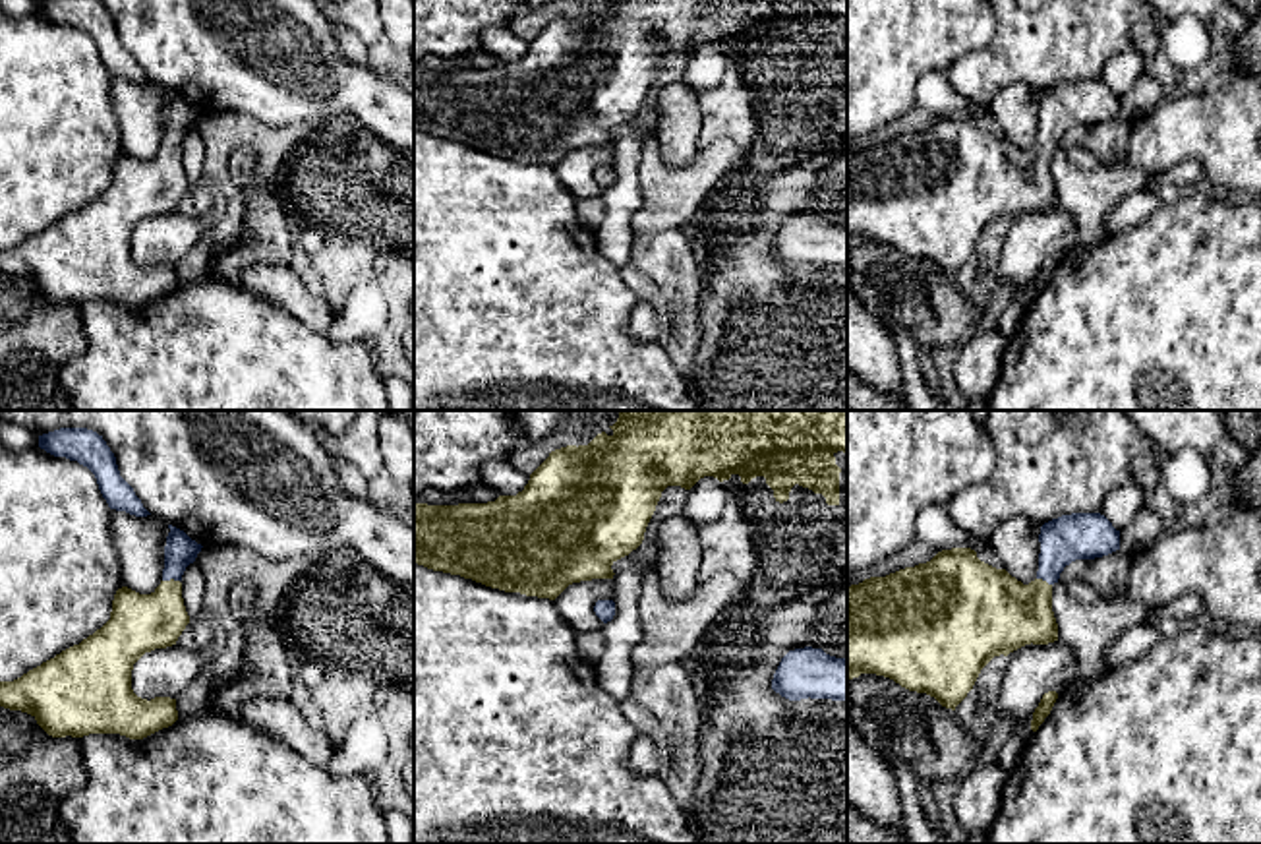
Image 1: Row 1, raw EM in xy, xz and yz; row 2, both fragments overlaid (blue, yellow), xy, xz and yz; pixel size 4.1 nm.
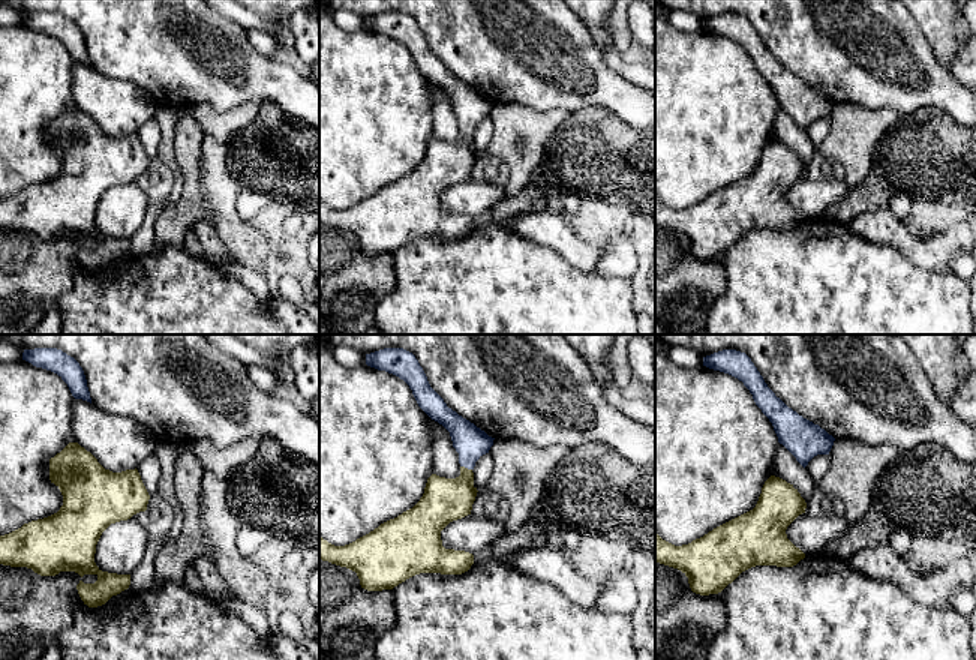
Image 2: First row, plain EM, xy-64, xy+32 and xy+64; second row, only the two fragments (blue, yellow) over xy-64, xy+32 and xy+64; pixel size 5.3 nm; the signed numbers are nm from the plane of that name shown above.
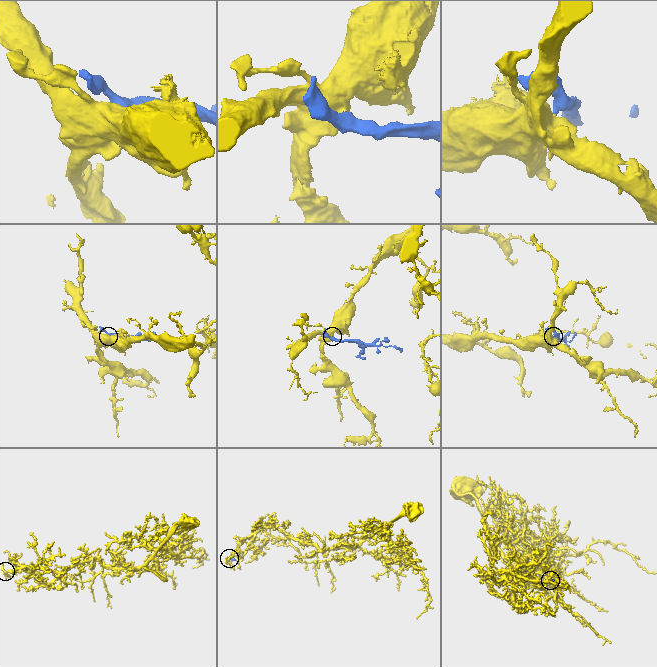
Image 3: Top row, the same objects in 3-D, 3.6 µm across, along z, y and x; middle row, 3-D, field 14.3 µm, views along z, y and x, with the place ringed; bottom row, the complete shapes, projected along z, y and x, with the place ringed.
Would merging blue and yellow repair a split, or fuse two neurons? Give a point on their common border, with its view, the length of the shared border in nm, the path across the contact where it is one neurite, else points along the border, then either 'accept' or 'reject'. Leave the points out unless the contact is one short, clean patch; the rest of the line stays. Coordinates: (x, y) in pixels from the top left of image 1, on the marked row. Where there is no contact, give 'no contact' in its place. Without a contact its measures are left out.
meets blue in xy at (171, 577); contact 70 nm long; runs through xy (180, 550), (171, 577), (169, 593), (138, 624); accept

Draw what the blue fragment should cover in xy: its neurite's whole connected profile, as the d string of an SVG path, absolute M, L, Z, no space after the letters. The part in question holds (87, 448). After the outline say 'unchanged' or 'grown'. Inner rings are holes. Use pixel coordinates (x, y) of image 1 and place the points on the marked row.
M60 428L39 436L39 447L54 457L66 457L87 467L95 474L110 509L135 517L151 515L133 488L120 476L114 453L97 432L87 428Z; unchanged

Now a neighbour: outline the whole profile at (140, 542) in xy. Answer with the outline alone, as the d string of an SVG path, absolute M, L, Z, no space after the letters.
M112 509L110 534L122 565L124 587L151 594L162 581L164 546L170 528L155 515L135 517Z

